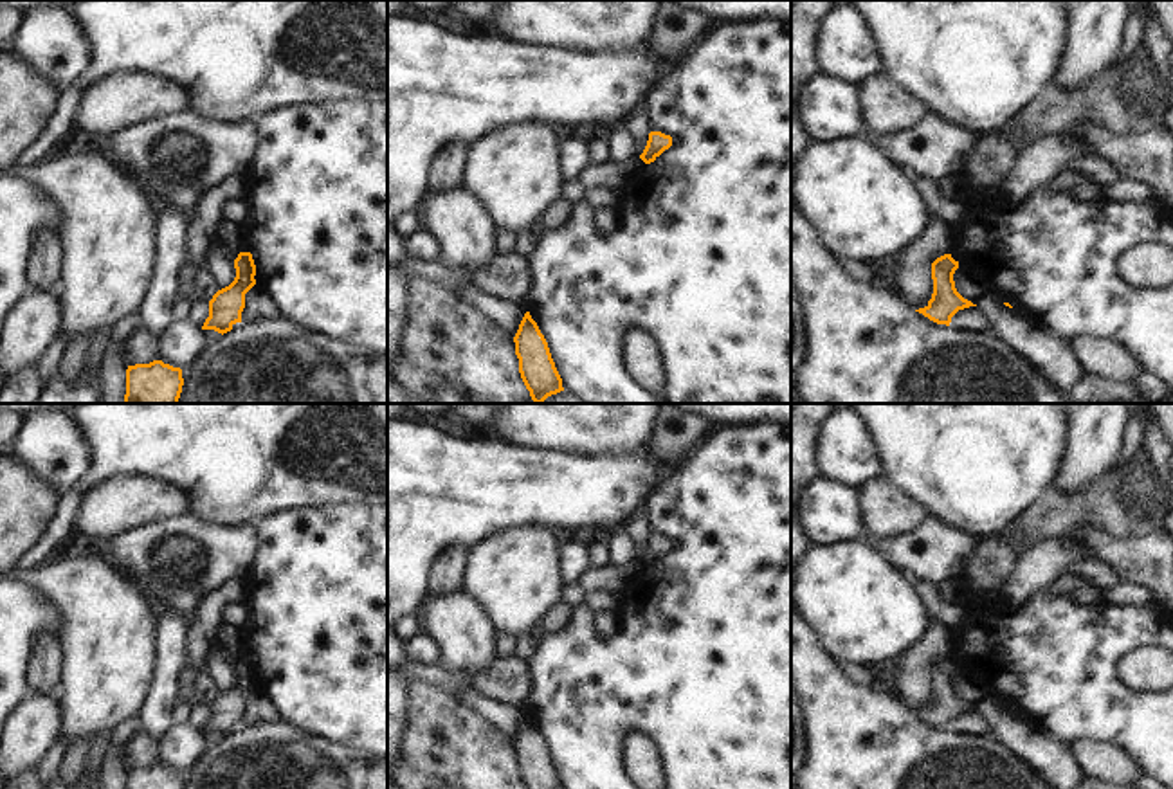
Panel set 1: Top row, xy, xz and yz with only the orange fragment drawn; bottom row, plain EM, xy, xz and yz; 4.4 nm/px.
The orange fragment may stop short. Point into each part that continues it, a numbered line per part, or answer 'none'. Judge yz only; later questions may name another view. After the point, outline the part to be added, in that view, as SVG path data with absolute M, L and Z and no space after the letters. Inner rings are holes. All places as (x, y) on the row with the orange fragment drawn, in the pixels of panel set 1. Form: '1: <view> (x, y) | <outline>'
none

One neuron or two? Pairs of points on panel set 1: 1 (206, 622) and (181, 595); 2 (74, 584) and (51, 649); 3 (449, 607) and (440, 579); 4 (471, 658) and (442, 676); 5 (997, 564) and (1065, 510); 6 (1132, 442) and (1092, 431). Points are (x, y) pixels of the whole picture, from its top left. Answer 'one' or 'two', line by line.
1: two
2: two
3: two
4: two
5: one
6: two

